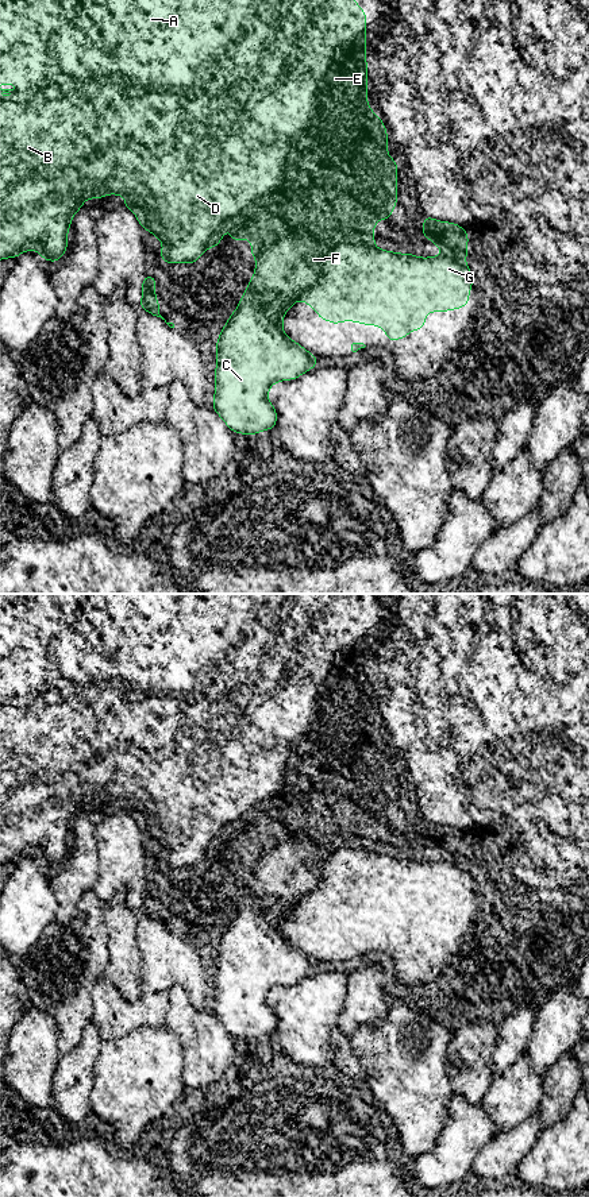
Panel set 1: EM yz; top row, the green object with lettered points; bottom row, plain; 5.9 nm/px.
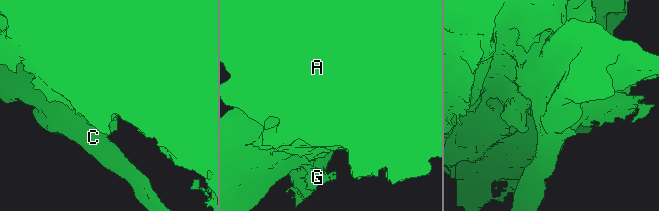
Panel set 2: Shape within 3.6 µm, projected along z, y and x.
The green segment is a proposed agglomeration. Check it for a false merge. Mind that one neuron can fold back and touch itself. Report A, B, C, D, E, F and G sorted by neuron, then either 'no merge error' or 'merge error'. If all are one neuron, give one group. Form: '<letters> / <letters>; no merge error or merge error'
A B D E / C F G; merge error

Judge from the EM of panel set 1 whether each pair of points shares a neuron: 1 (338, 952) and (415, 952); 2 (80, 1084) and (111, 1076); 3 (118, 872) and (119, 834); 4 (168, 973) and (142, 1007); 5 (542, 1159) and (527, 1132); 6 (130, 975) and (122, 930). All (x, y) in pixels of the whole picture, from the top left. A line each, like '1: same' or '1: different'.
1: same
2: different
3: same
4: different
5: different
6: same

